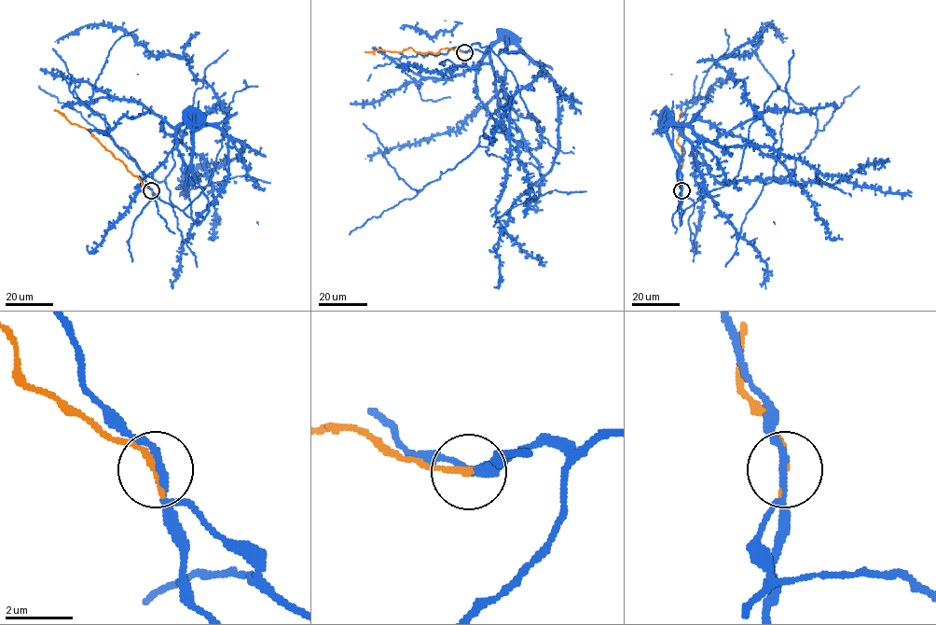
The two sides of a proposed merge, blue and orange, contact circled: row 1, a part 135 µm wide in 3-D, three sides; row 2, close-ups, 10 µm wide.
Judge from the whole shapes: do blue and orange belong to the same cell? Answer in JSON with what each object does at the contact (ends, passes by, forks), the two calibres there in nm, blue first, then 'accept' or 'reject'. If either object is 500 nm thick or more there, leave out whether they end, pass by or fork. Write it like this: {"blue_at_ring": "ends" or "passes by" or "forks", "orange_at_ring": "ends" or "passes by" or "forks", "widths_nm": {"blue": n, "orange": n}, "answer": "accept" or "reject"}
{"blue_at_ring": "passes by", "orange_at_ring": "ends", "widths_nm": {"blue": 160, "orange": 220}, "answer": "accept"}

